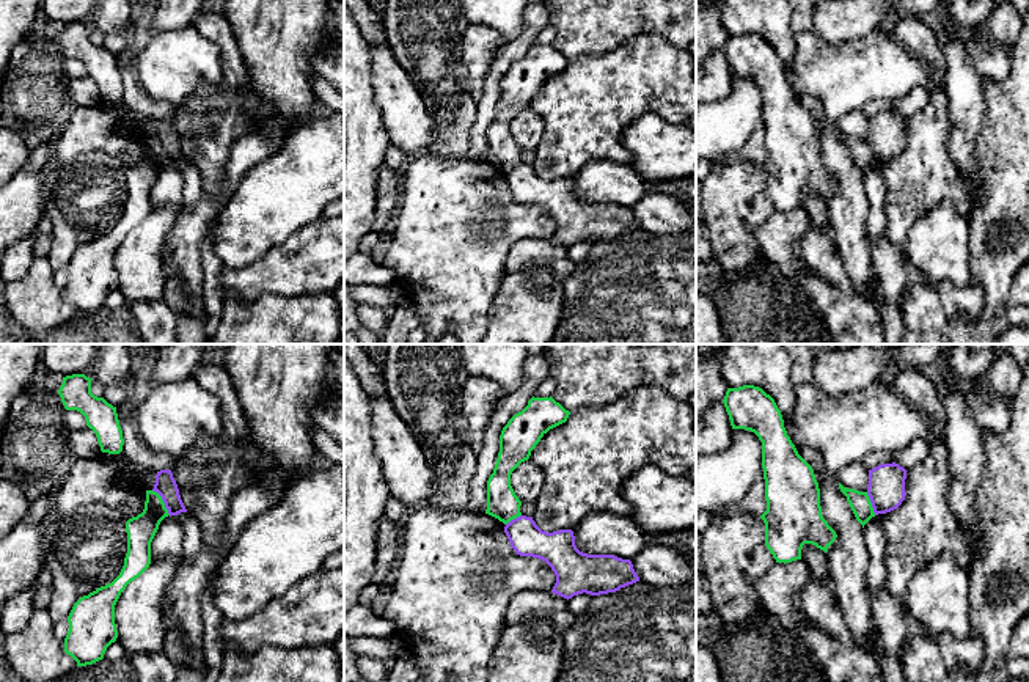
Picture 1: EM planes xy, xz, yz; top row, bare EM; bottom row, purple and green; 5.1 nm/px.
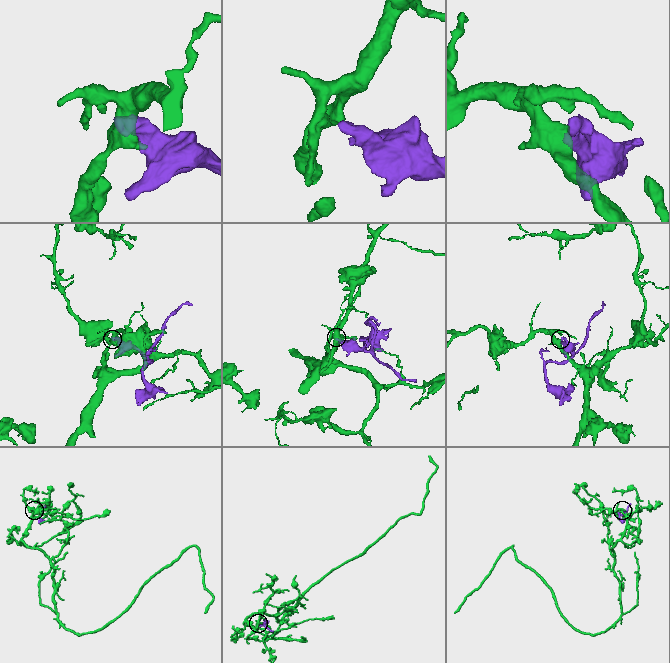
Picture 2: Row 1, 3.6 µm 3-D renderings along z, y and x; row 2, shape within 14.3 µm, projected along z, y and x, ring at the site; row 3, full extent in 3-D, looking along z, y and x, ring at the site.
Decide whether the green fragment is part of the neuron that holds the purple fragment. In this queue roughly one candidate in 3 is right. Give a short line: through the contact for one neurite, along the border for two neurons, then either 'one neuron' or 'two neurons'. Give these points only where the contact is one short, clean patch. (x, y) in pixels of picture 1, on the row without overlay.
two neurons

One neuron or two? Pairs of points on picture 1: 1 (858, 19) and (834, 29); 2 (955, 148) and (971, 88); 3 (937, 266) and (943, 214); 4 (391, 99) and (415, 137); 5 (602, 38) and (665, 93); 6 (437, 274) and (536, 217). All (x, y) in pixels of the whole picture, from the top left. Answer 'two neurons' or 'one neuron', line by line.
1: one neuron
2: one neuron
3: one neuron
4: one neuron
5: two neurons
6: one neuron

